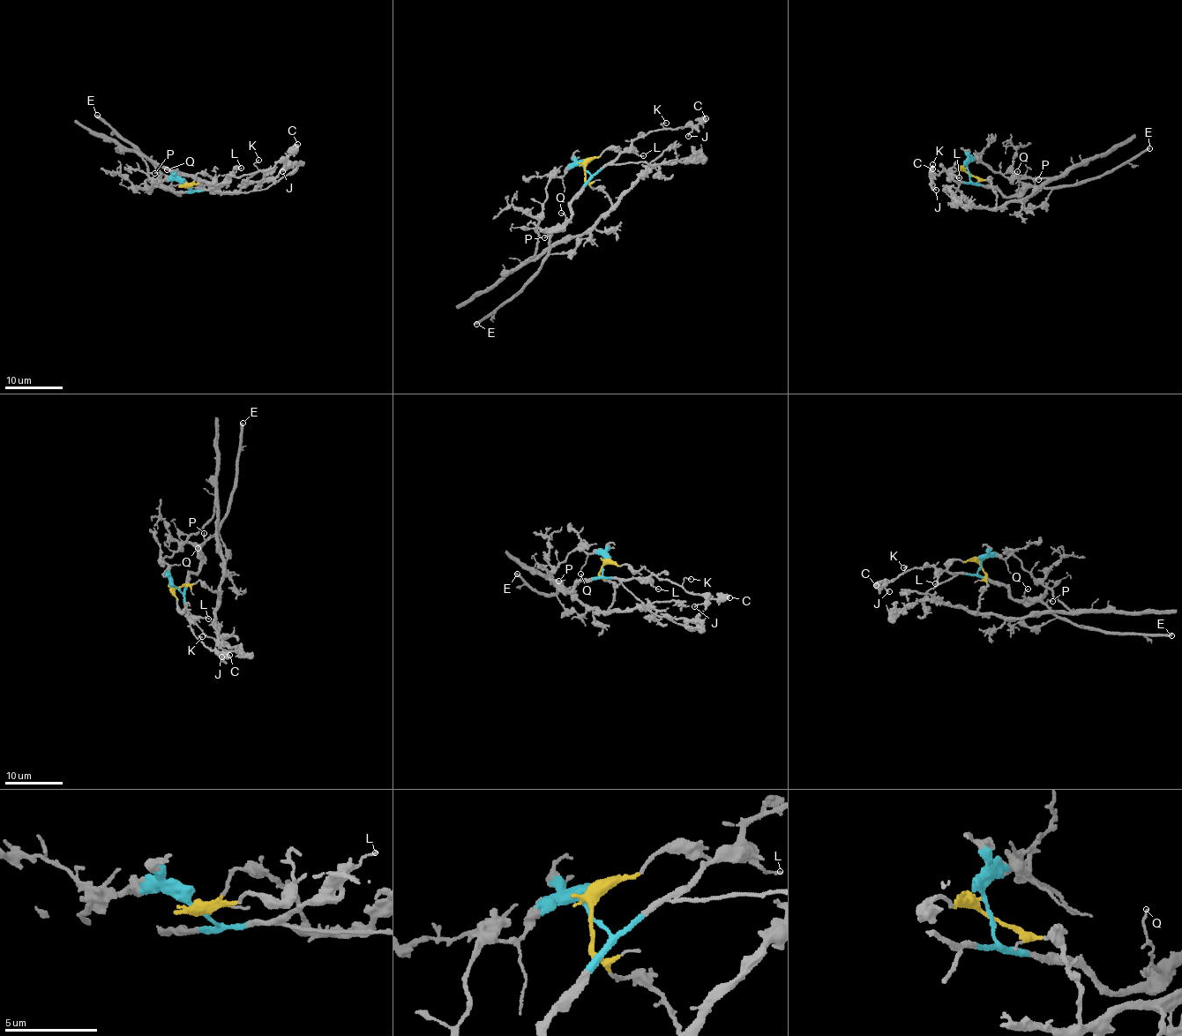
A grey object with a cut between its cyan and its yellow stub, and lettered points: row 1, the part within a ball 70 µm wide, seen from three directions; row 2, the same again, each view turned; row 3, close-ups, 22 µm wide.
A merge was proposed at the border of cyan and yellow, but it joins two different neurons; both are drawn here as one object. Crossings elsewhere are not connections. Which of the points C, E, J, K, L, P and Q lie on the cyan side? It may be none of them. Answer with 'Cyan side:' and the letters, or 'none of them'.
Cyan side: C, E, J, K, L, P, Q

